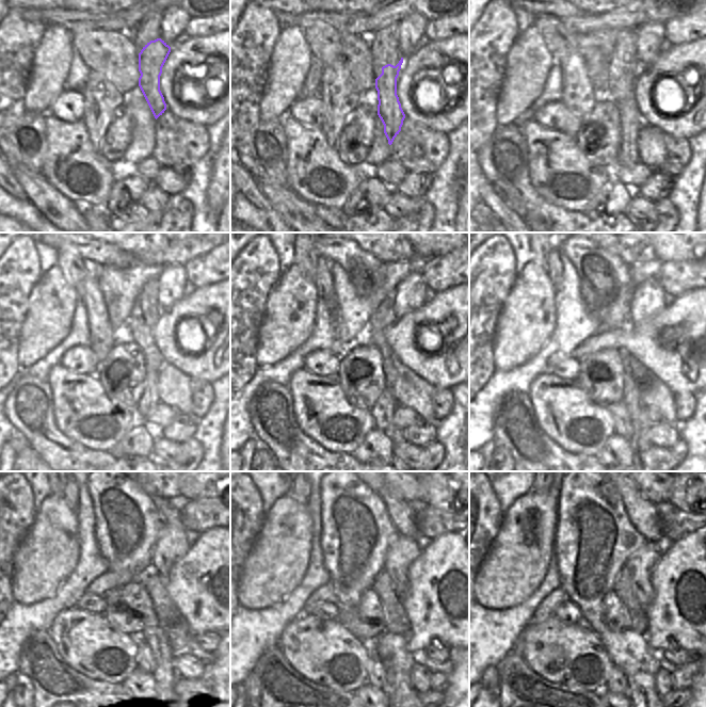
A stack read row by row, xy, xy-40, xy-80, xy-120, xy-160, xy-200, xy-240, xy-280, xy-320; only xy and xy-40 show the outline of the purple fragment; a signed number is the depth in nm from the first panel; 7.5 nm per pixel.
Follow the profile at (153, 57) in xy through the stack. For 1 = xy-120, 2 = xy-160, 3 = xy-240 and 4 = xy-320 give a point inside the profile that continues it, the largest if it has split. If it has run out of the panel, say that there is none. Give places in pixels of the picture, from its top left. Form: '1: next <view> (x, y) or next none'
1: next xy-120 (149, 398)
2: next xy-160 (382, 412)
3: next xy-240 (144, 670)
4: next xy-320 (616, 684)

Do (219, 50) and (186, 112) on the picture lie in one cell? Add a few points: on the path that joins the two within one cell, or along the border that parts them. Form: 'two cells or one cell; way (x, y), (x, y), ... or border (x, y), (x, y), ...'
one cell; way (196, 51), (188, 55), (170, 74), (170, 91)

